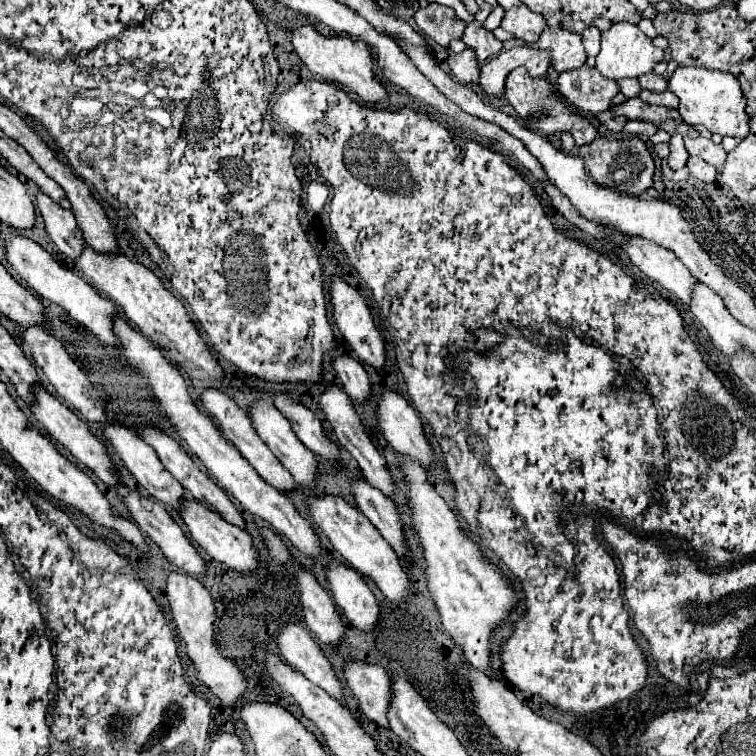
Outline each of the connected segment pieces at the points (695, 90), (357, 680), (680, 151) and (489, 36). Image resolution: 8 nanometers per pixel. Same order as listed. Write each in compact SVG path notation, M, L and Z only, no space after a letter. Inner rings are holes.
M676 68L674 74L668 78L668 90L674 92L680 98L678 112L680 116L690 124L690 126L706 126L710 132L718 132L722 136L734 136L734 138L744 138L750 132L748 126L748 114L744 112L746 108L746 98L740 92L740 84L734 76L720 72L720 70L706 70L706 68Z
M346 660L342 670L342 680L358 700L362 714L372 722L376 722L378 726L388 726L386 720L386 710L390 700L388 672L378 664Z
M676 134L670 138L670 156L668 156L668 164L672 170L678 170L686 164L688 160L688 152L684 148L684 142L682 142L682 136Z
M476 20L466 26L462 42L476 52L478 62L486 62L488 58L496 56L502 50L502 42L496 40L492 32L484 30L484 26L480 22L476 22Z

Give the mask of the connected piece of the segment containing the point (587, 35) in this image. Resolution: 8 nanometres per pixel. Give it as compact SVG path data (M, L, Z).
M594 26L586 28L582 32L582 44L584 44L588 56L596 56L598 50L600 50L600 32L598 32L598 28L594 28Z

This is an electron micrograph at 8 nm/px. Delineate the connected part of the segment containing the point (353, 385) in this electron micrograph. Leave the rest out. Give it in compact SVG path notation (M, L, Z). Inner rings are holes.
M340 354L340 356L332 358L332 368L336 370L336 376L342 382L344 392L354 402L364 402L366 396L370 394L370 378L368 378L364 366L350 354Z

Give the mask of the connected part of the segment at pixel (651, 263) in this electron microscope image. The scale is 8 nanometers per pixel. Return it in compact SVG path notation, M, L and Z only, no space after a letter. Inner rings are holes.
M628 236L624 250L648 278L656 280L662 288L670 290L686 306L690 306L690 292L698 280L688 272L686 266L682 266L674 252L636 236Z

